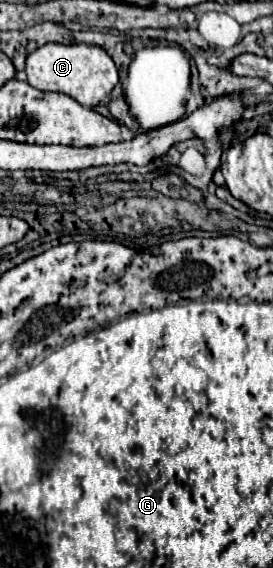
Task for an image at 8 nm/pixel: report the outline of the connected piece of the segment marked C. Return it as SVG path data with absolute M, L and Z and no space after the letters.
M46 43L40 49L32 51L26 59L26 73L28 83L40 91L58 91L74 97L78 103L86 107L96 107L104 101L114 85L118 83L118 71L112 57L98 45L84 45L84 43Z

